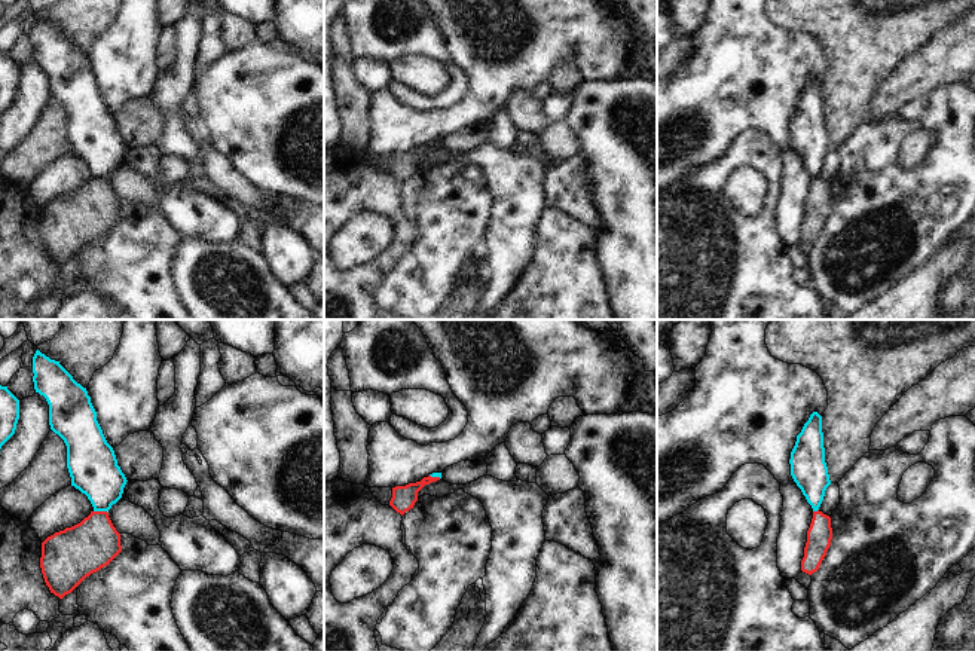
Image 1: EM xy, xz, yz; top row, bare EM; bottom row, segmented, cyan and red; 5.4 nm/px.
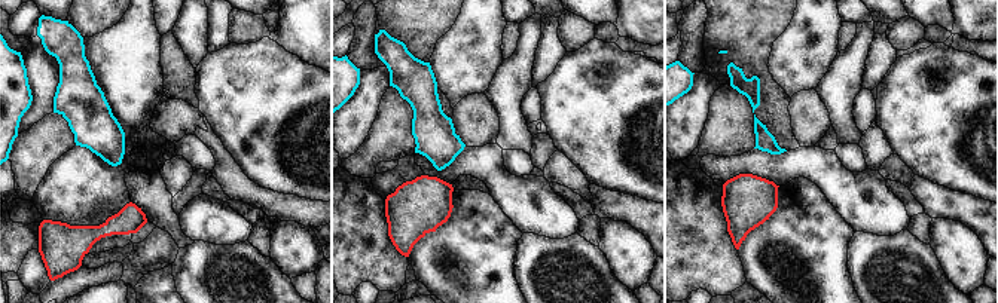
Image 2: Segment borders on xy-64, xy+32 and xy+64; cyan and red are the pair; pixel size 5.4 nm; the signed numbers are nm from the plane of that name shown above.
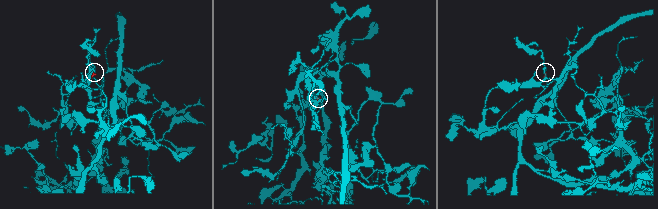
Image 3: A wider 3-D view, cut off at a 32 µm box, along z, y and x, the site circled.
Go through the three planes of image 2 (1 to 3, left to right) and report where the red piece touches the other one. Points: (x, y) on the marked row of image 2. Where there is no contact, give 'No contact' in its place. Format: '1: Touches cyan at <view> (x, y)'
1: No contact
2: No contact
3: No contact.

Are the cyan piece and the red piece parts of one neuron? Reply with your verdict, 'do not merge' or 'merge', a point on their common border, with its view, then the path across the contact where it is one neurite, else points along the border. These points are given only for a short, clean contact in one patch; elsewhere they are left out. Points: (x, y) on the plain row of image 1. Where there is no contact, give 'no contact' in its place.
do not merge; contact xy (101, 177); border xy (94, 177), (104, 177), (107, 180)

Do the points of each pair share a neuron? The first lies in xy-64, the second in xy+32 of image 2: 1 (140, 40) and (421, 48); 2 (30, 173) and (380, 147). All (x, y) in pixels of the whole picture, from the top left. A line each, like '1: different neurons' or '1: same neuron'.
1: different neurons
2: same neuron

